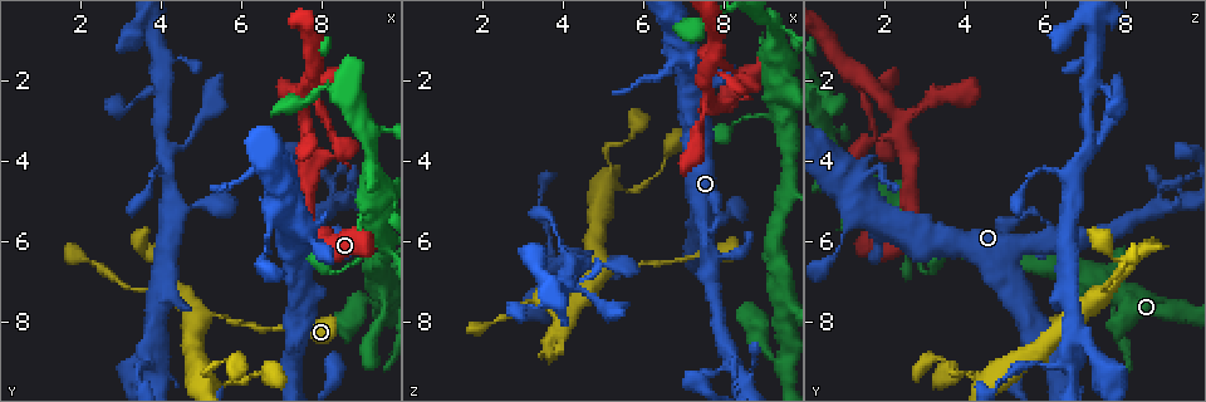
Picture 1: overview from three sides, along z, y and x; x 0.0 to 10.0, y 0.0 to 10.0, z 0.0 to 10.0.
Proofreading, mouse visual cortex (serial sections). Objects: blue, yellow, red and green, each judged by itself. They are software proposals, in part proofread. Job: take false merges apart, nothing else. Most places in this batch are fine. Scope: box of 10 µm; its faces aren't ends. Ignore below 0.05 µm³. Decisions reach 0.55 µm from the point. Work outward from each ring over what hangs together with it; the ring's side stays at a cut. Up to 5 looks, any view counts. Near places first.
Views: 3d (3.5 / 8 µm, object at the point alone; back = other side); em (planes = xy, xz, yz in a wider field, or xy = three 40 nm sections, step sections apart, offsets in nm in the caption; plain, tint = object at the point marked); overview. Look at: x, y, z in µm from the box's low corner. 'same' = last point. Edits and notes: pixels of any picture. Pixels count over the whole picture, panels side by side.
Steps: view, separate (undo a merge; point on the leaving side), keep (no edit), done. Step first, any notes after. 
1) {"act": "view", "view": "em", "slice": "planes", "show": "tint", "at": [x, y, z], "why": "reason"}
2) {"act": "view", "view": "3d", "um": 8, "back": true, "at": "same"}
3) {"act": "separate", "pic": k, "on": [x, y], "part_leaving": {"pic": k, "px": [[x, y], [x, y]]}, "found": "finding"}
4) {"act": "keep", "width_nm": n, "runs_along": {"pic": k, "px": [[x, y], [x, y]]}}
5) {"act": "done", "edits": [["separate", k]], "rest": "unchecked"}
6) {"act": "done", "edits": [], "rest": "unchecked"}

{"act": "view", "view": "em", "slice": "xy", "step": 2, "show": "tint", "at": [7.75, 5.30, 5.70], "why": "abrupt turn"}

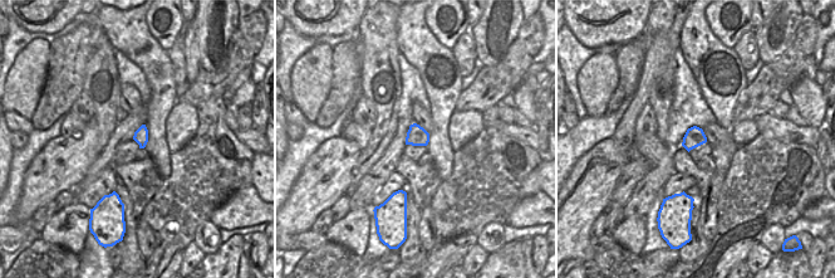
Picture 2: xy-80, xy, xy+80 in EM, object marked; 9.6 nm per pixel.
{"act": "view", "view": "3d", "um": 3.5, "at": "same"}

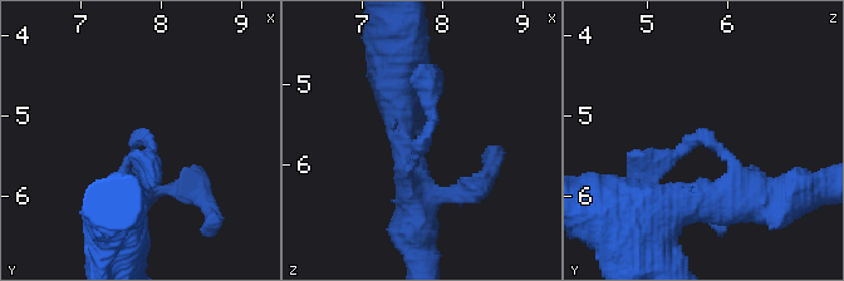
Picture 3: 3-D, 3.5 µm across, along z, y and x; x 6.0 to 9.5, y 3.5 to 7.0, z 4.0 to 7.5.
{"act": "keep", "width_nm": 190, "runs_along": {"pic": 3, "px": [[406, 156], [433, 124], [433, 79]]}, "found": "all the same cell"}

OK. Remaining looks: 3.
{"act": "view", "view": "em", "slice": "xy", "step": 3, "show": "tint", "at": [5.20, 9.35, 4.10], "why": "four arms meet"}

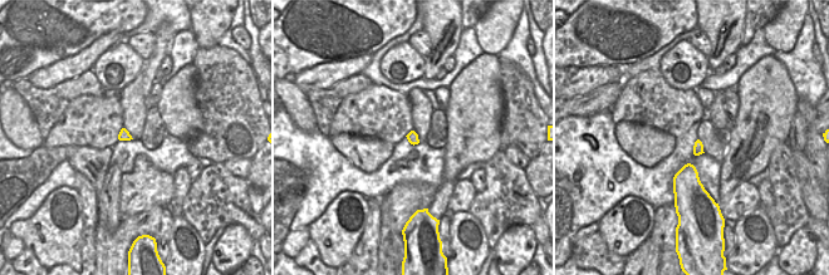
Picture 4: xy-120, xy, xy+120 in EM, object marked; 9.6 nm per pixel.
{"act": "view", "view": "3d", "um": 3.5, "at": "same"}

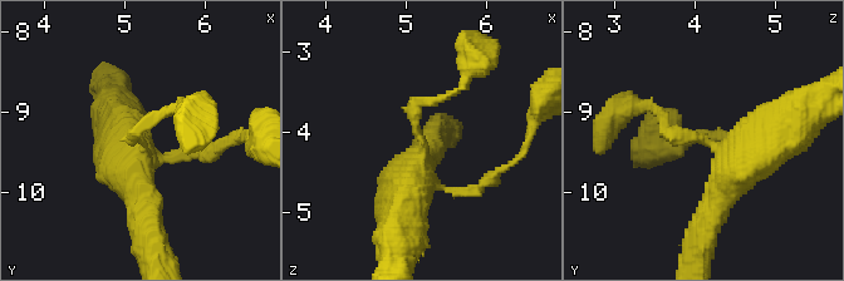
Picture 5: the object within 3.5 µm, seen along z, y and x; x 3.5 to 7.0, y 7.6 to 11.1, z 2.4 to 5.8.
{"act": "keep", "arm_widths_nm": [150, 200, 400, 450], "runs_along": {"pic": 5, "px": [[403, 211], [415, 108], [450, 95]]}, "found": "all the same cell"}

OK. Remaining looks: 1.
{"act": "done", "edits": [], "rest": "unchecked"}

